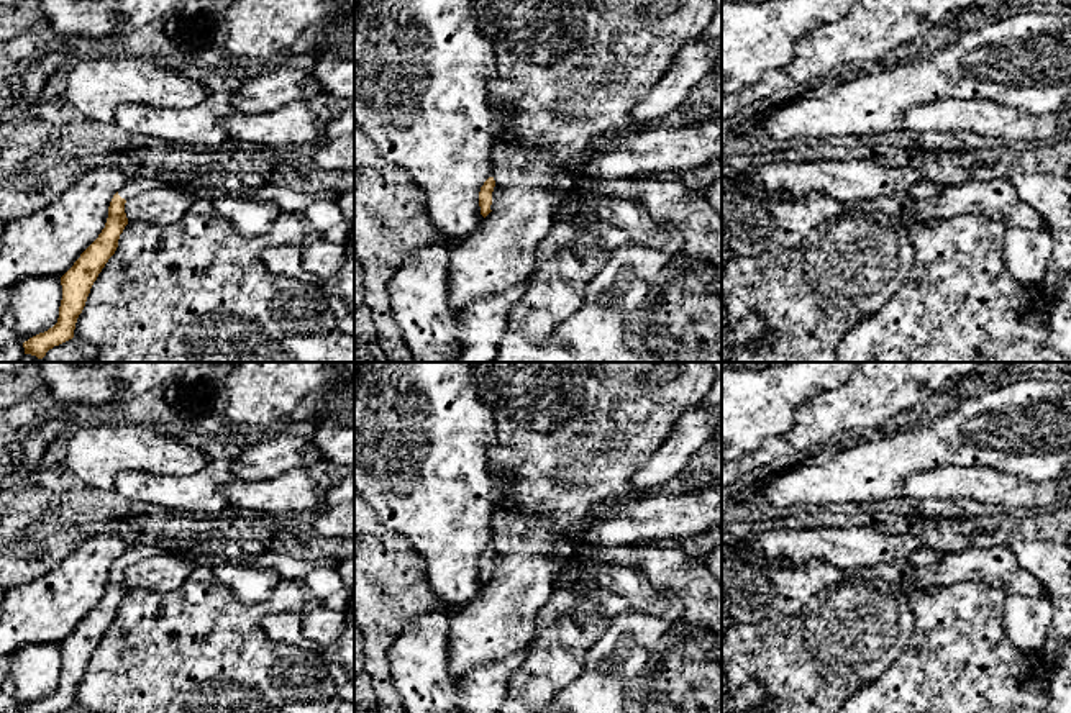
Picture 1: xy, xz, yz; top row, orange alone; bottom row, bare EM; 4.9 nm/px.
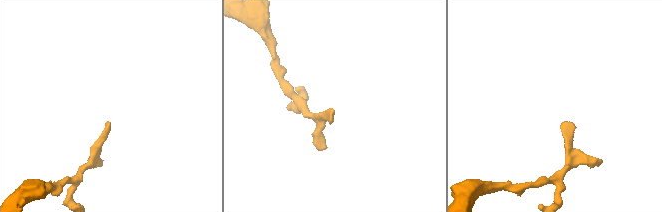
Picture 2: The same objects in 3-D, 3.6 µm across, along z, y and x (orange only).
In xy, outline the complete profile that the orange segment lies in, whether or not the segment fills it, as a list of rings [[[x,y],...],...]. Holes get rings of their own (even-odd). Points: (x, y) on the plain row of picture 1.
[[[153,544],[128,546],[128,549],[113,562],[108,574],[108,585],[98,605],[80,621],[74,633],[61,644],[62,667],[59,674],[57,690],[44,700],[39,700],[23,713],[59,713],[74,705],[79,682],[82,680],[87,664],[98,641],[115,621],[120,602],[128,592],[125,570],[146,559],[157,556],[171,556],[192,565],[220,565],[241,562],[254,567],[274,569],[284,580],[302,582],[303,577],[317,567],[336,567],[341,562],[336,557],[318,557],[317,561],[295,559],[285,552],[246,552],[238,561],[216,554],[189,556],[187,552],[172,552]]]

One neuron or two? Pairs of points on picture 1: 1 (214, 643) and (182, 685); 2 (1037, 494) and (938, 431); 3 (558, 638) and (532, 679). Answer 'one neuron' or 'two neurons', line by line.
1: one neuron
2: two neurons
3: one neuron

